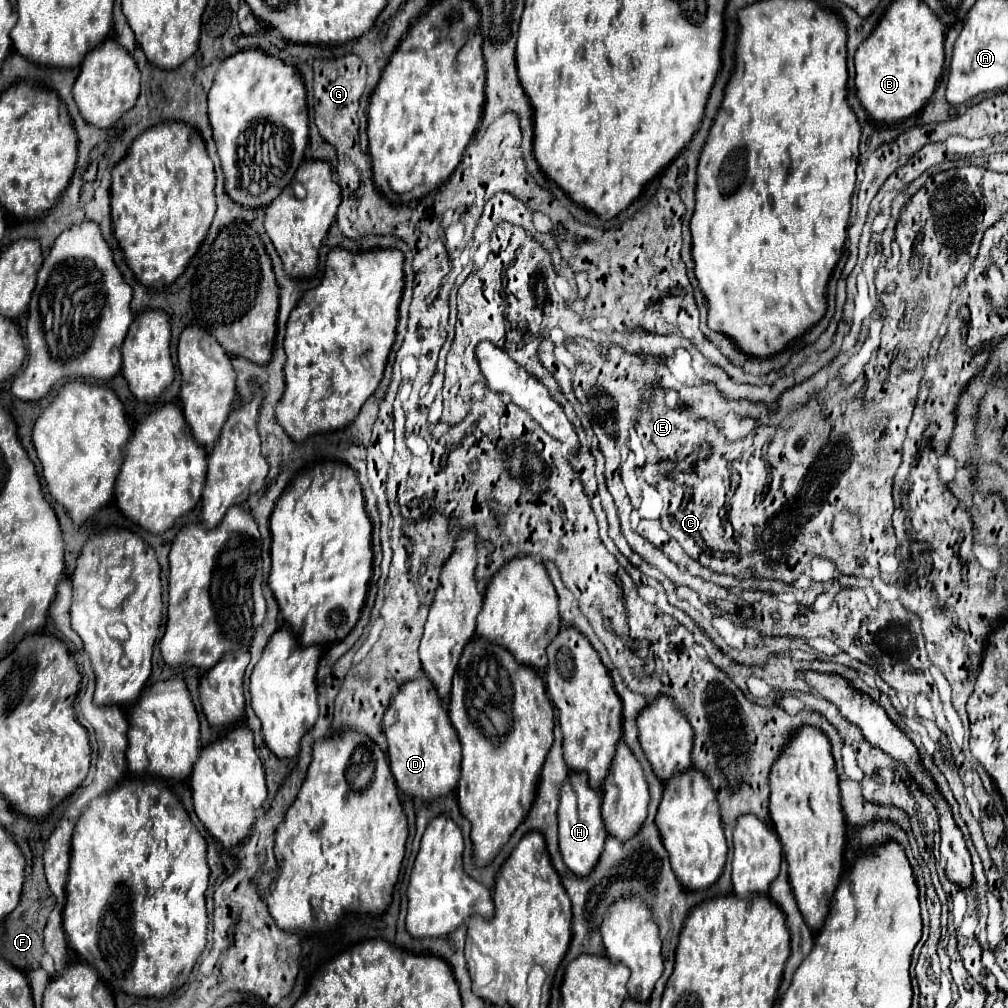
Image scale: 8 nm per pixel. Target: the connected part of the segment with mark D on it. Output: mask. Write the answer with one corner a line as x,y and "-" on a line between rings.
427,676
409,680
399,688
383,716
383,734
387,738
387,758
397,788
409,796
435,800
447,796
459,780
461,744
451,728
447,710

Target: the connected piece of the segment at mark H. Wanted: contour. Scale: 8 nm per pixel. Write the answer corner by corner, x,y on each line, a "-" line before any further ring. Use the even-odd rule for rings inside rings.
575,772
575,784
569,784
569,780
565,780
559,786
559,812
557,812
559,850
563,856
563,862
577,876
587,876
595,868
599,854
603,852
607,830
603,828
599,804
601,804
601,794
589,786
585,774

